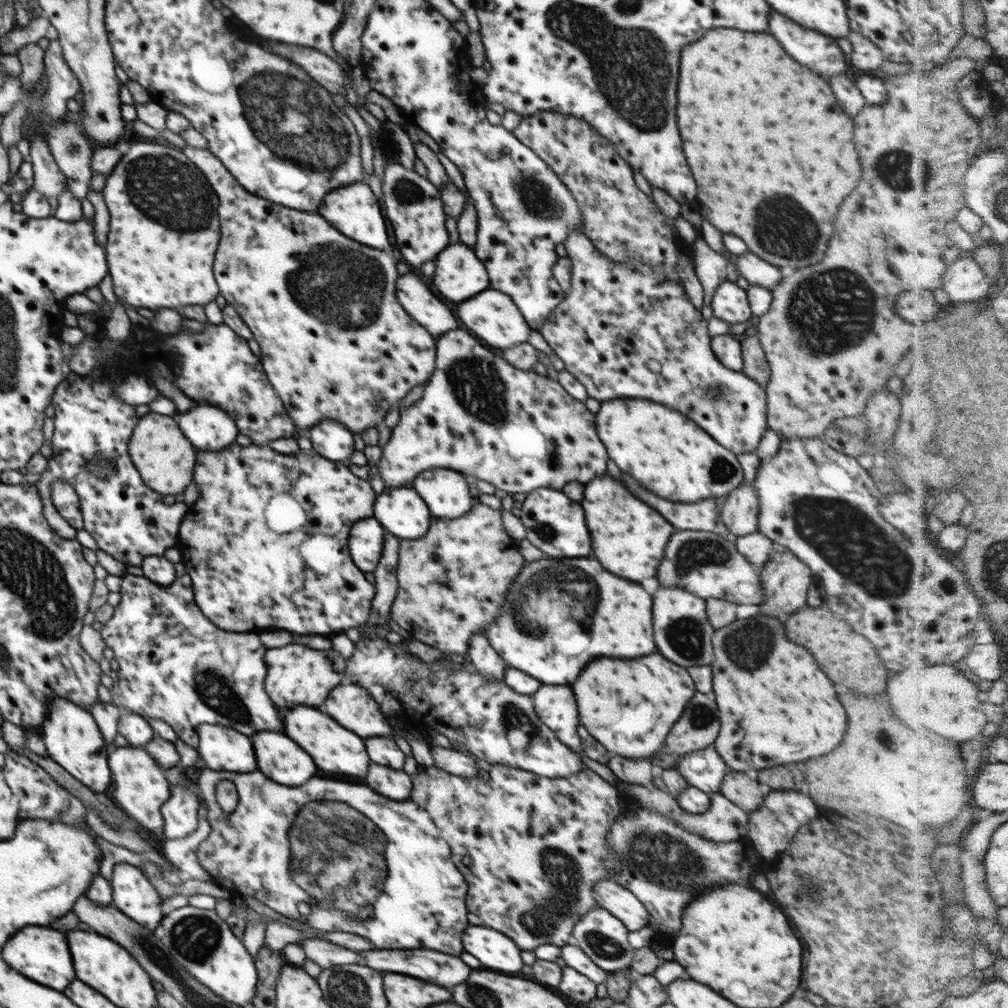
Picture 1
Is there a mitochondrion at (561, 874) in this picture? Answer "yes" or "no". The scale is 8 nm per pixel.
yes

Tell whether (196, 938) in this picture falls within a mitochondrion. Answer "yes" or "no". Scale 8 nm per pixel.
yes

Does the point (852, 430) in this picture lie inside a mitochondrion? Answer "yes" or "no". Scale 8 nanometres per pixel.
yes

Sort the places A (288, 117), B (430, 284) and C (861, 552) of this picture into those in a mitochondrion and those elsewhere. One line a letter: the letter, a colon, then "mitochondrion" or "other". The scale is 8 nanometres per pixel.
A: mitochondrion
B: other
C: mitochondrion

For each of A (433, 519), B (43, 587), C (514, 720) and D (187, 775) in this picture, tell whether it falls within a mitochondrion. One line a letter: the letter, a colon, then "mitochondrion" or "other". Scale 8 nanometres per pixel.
A: other
B: mitochondrion
C: mitochondrion
D: other

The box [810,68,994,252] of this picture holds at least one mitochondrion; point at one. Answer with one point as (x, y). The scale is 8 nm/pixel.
(894, 167)

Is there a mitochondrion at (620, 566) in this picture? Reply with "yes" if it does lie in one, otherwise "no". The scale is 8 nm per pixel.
no

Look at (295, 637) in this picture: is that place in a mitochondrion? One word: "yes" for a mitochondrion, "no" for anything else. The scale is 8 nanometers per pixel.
no

